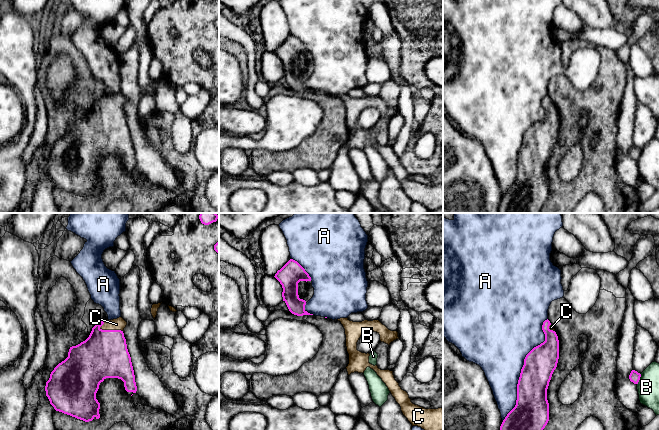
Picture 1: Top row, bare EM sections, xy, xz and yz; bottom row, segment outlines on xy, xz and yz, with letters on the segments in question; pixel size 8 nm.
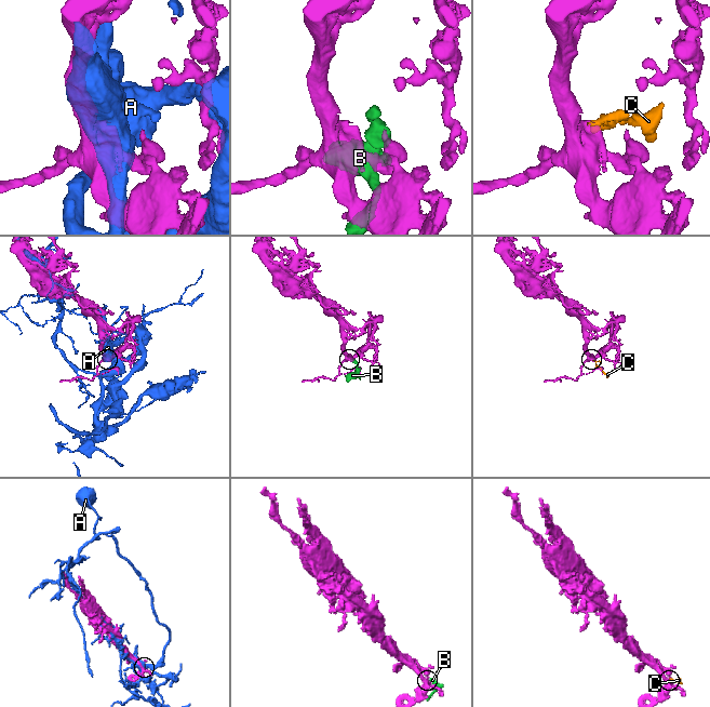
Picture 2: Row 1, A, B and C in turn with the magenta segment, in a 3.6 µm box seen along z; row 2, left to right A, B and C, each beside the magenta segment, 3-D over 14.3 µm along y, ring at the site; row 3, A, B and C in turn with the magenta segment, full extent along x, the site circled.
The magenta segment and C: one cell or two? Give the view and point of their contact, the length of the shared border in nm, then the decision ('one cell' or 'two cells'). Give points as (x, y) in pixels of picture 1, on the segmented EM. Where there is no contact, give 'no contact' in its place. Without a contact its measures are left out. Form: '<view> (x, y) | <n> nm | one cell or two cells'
xy (111, 330) | 190 nm | one cell

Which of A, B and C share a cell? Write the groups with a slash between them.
A / B / C

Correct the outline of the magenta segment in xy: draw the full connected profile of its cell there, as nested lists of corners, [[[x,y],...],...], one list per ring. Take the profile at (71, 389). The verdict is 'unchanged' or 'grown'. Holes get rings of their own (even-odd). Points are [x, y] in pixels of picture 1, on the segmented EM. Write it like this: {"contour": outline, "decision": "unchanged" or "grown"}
{"contour": [[[122,317],[101,321],[85,341],[70,347],[68,357],[54,368],[45,386],[46,396],[56,411],[85,422],[99,419],[100,403],[96,393],[106,378],[121,379],[127,395],[136,393],[134,370],[123,333],[126,325]]], "decision": "grown"}

